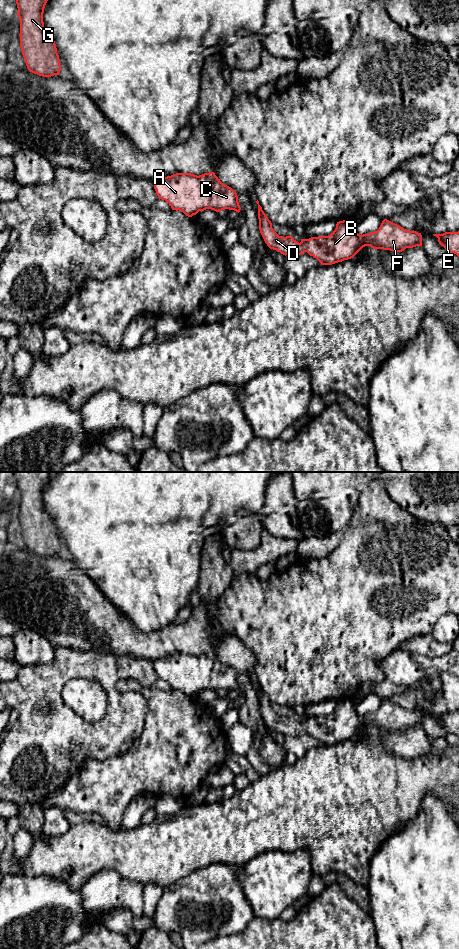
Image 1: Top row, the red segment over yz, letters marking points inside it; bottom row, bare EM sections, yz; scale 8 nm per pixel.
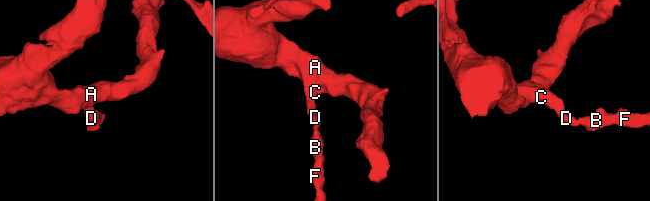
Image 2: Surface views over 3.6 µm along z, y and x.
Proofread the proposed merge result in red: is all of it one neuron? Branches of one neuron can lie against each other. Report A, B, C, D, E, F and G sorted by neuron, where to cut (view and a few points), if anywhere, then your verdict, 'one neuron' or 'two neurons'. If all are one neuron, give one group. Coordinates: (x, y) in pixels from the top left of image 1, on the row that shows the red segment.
A B C D E F G; no cut; one neuron

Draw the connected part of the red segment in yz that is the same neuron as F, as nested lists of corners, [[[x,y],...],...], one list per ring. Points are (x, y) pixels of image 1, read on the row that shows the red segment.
[[[257,200],[256,203],[258,204],[258,219],[259,219],[259,230],[260,233],[270,249],[276,250],[283,255],[289,256],[298,256],[307,252],[310,256],[316,258],[321,265],[332,265],[338,262],[342,262],[344,260],[348,260],[353,258],[363,247],[370,246],[373,249],[383,249],[383,250],[390,250],[394,252],[402,252],[406,248],[413,248],[416,246],[422,246],[422,235],[416,231],[409,231],[404,229],[403,227],[384,219],[379,227],[379,229],[375,232],[367,233],[360,235],[354,229],[354,224],[351,220],[343,220],[339,221],[336,224],[335,230],[328,236],[318,236],[318,237],[311,237],[309,239],[301,239],[301,242],[297,242],[291,235],[290,236],[279,236],[272,228],[272,223],[262,210],[262,207],[259,205],[259,201]]]

